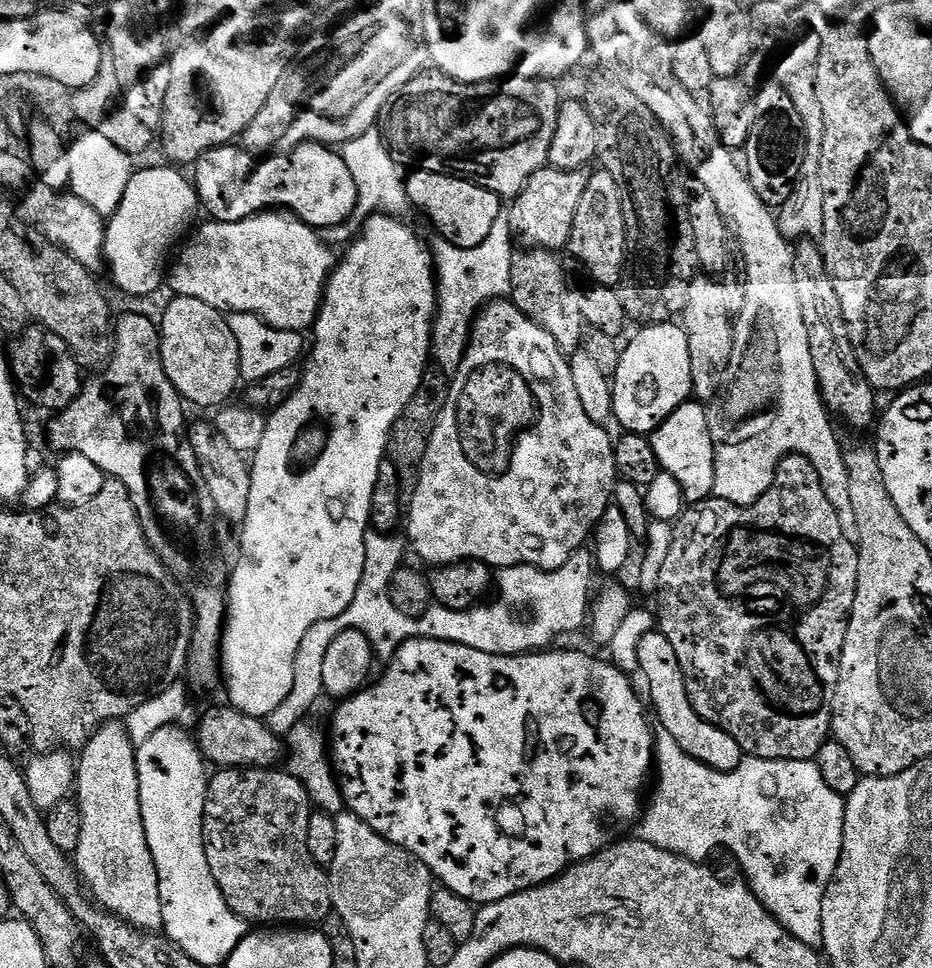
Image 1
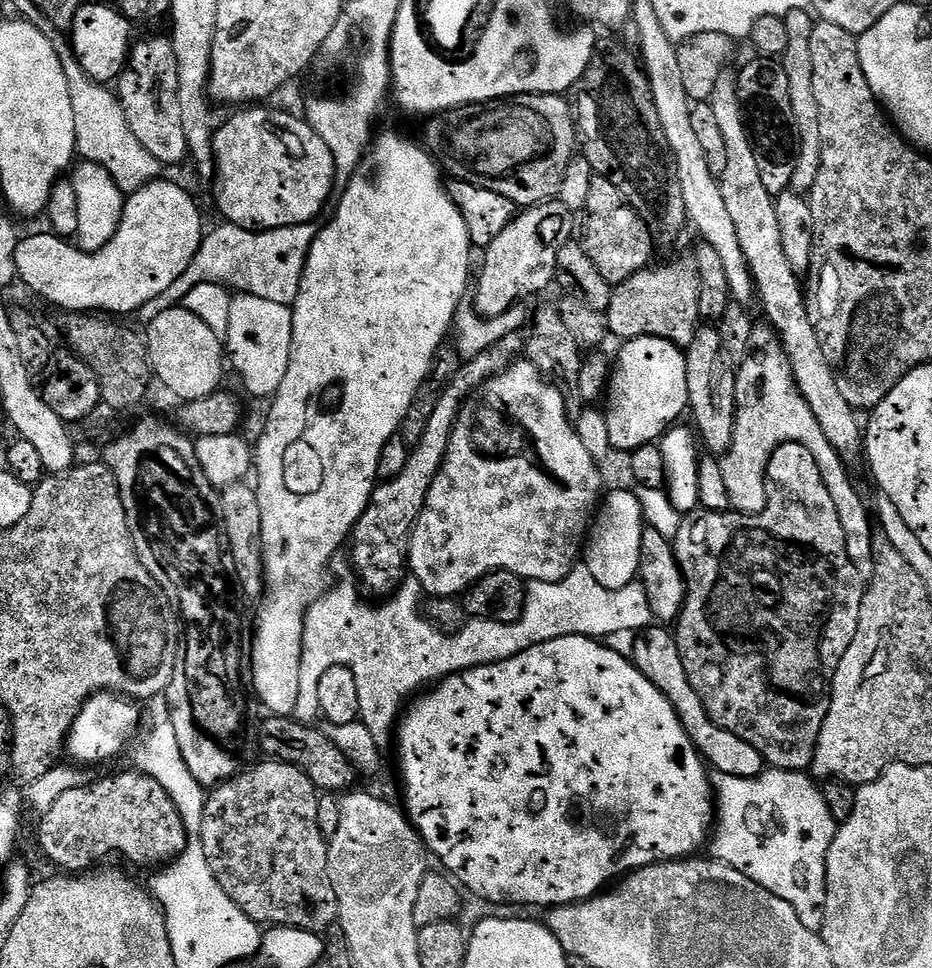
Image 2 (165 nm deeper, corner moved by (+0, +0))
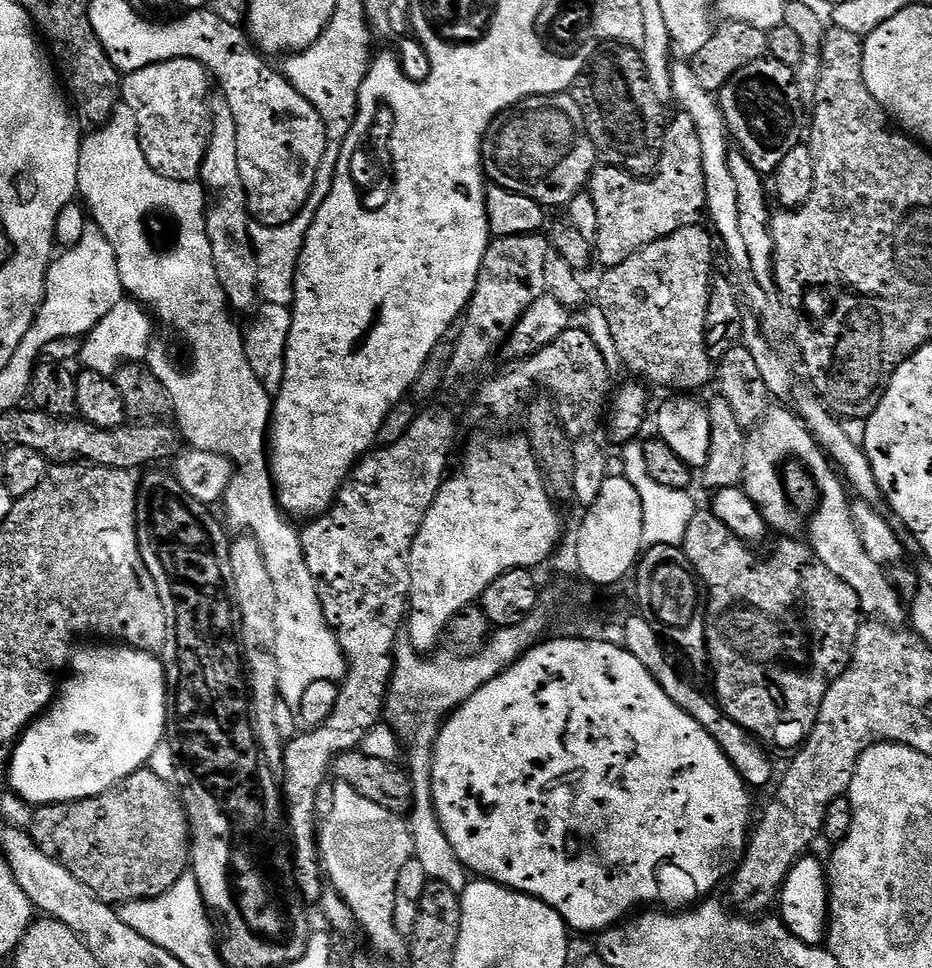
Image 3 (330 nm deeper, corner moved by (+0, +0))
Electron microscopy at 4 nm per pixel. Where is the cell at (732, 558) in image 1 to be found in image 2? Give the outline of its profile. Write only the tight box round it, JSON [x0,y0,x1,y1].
[674,444,866,772]

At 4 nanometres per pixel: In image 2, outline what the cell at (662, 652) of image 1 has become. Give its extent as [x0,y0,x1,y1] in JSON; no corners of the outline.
[630,626,765,778]

